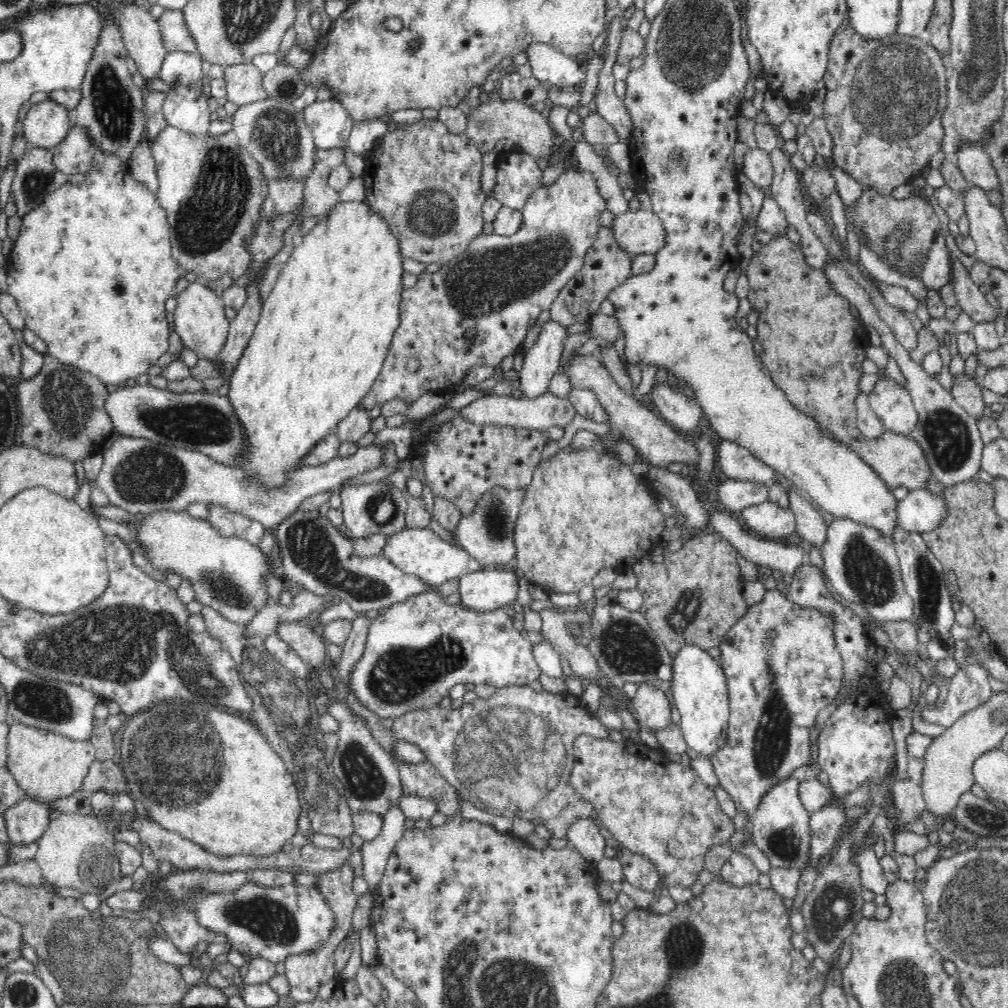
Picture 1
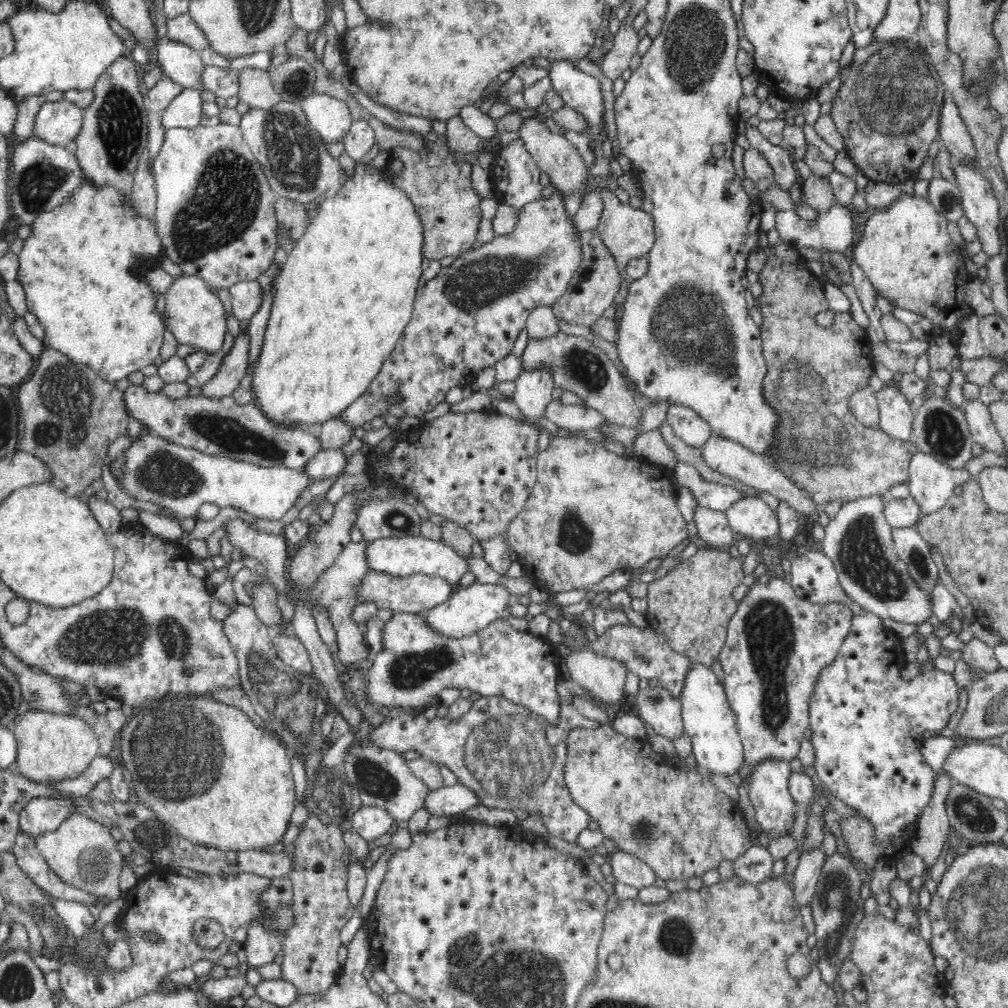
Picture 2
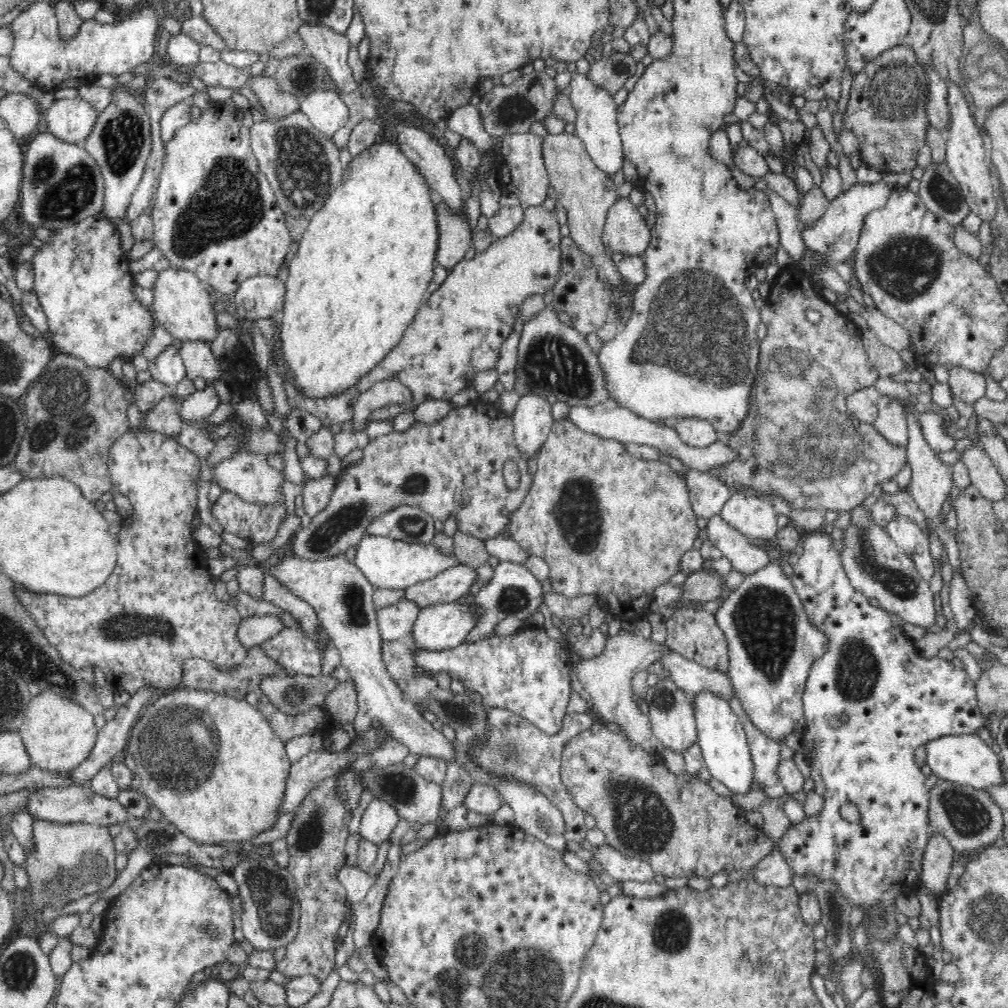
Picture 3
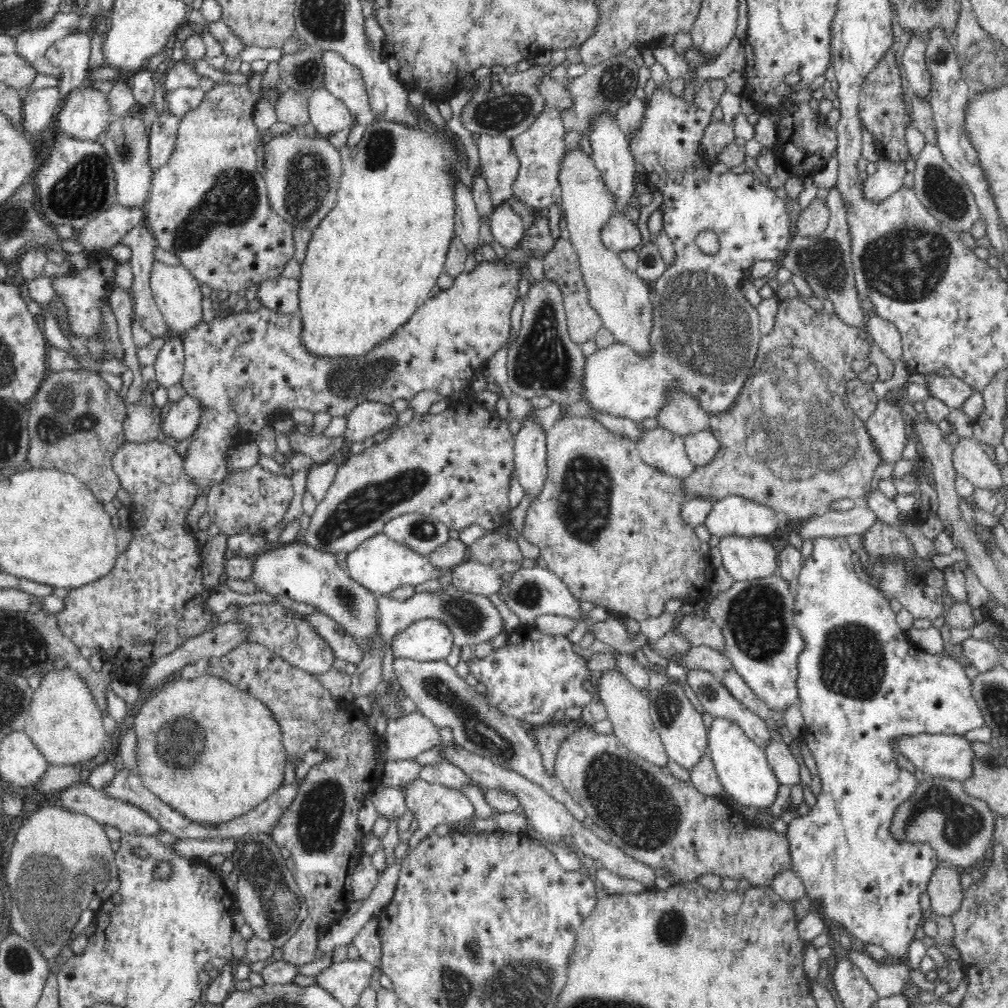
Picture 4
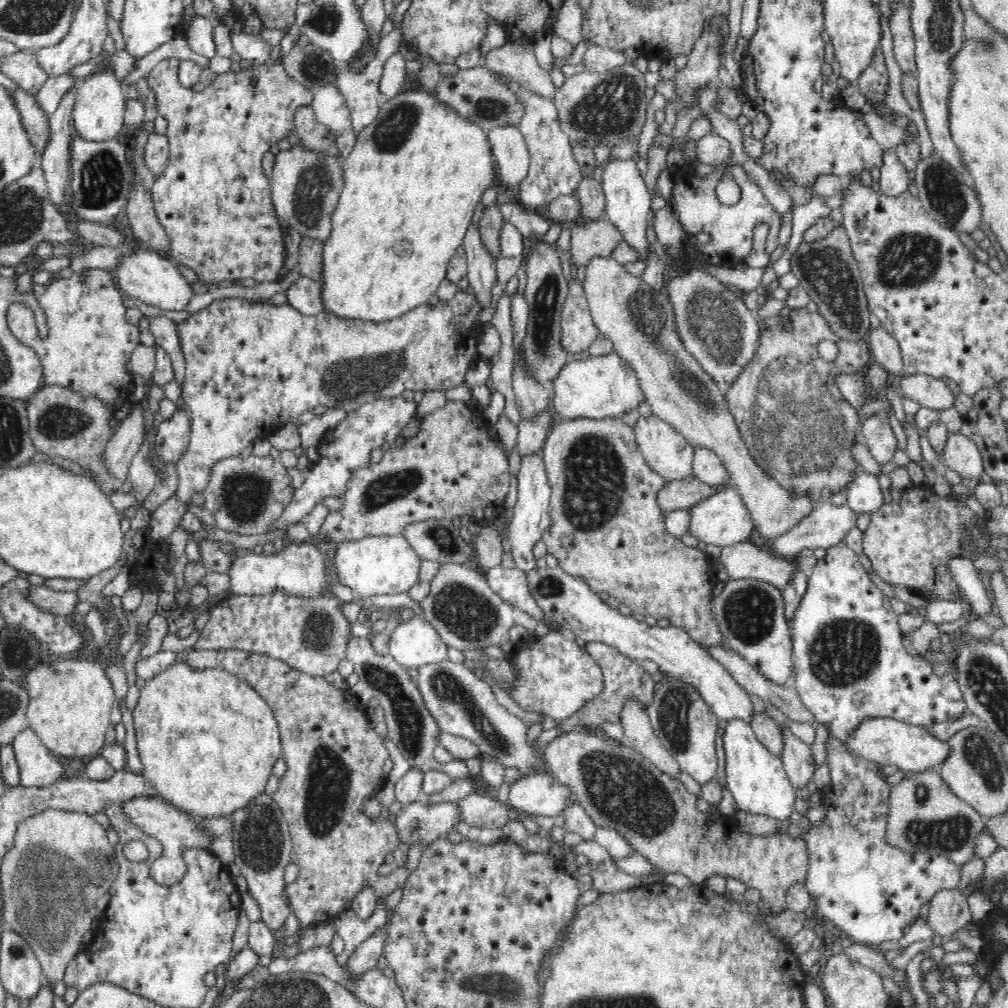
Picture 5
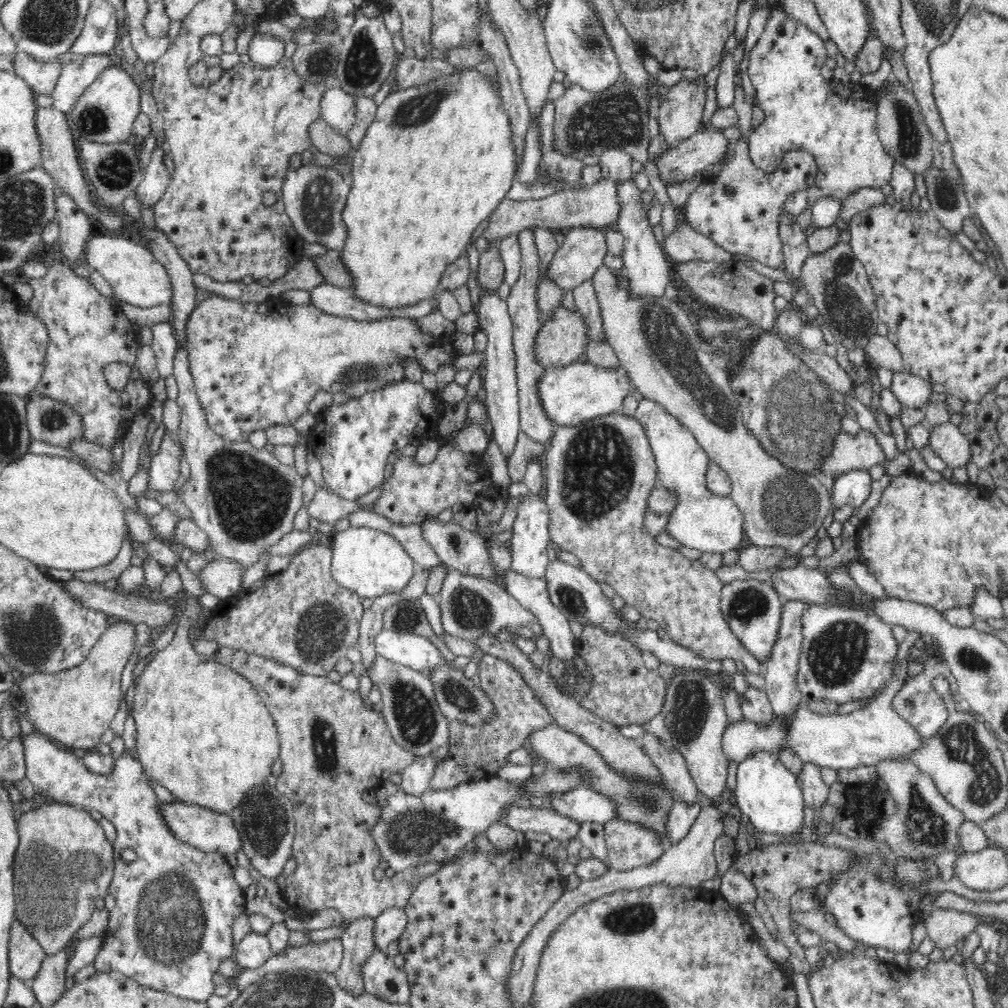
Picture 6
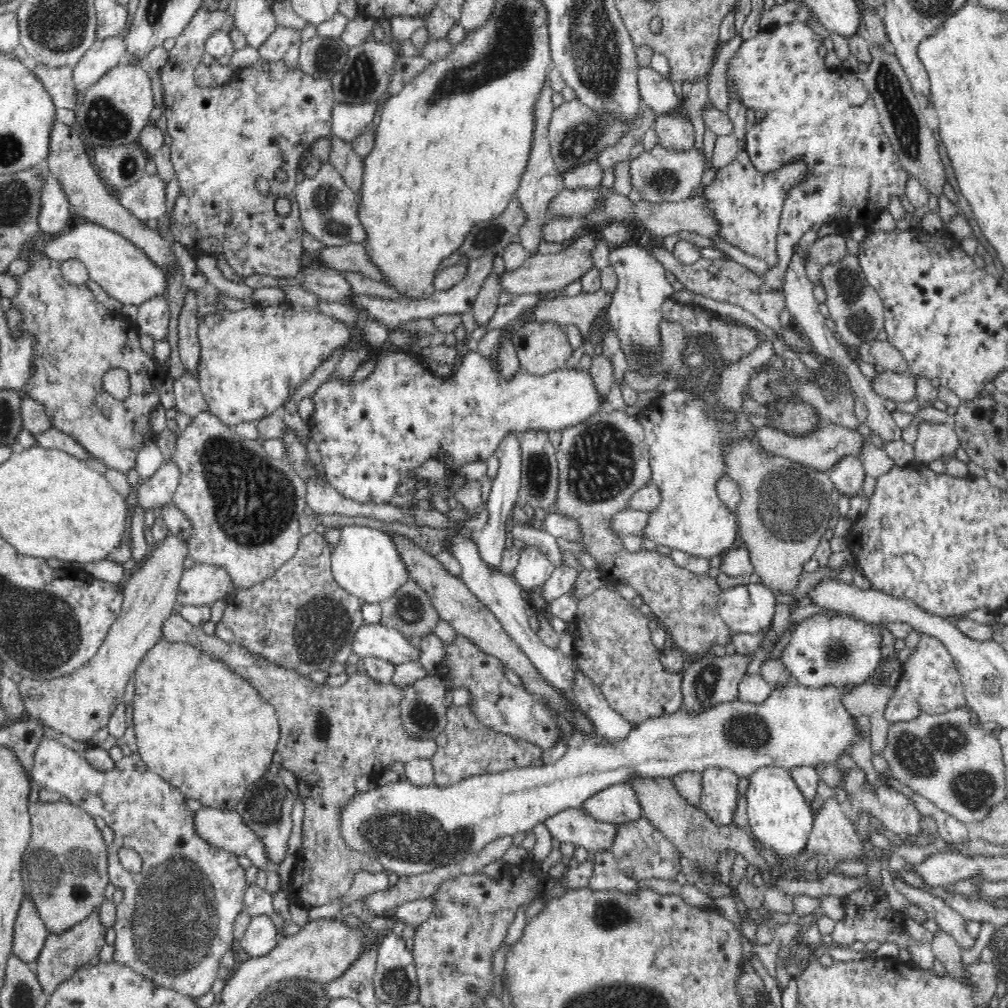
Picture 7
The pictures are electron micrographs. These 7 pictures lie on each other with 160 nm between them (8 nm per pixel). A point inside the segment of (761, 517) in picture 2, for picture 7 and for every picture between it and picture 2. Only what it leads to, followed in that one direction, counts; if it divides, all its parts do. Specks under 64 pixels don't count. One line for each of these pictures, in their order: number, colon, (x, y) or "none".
3: (753, 516)
4: (738, 516)
5: (723, 519)
6: (702, 520)
7: (685, 442)

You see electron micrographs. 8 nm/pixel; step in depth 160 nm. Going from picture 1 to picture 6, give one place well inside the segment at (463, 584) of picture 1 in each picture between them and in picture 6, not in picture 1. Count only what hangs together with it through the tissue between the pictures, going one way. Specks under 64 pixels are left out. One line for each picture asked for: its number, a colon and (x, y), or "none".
2: (469, 609)
3: (441, 626)
4: (424, 640)
5: (414, 643)
6: (407, 649)

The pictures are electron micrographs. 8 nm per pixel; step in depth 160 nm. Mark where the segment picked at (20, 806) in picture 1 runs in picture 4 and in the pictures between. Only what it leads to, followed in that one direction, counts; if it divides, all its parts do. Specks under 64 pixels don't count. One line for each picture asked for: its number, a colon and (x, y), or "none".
2: (43, 814)
3: (76, 803)
4: (84, 799)

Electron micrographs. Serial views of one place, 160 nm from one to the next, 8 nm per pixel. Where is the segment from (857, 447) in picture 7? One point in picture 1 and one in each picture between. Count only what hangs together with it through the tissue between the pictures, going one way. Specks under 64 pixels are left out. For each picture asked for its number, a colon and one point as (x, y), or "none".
1: (893, 404)
2: (896, 417)
3: (891, 423)
4: (887, 426)
5: (878, 436)
6: (851, 453)

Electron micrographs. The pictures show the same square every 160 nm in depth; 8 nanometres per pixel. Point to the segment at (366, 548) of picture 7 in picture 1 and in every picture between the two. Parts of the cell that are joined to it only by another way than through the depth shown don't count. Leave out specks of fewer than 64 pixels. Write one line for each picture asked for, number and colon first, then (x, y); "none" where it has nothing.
1: (417, 551)
2: (400, 556)
3: (387, 563)
4: (381, 564)
5: (384, 564)
6: (370, 562)

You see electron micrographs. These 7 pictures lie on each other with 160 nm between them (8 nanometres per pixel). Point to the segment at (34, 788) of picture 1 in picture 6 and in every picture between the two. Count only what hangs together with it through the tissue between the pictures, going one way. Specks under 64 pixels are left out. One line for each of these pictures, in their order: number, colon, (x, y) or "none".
2: (51, 748)
3: (59, 734)
4: (64, 722)
5: (70, 701)
6: (75, 707)

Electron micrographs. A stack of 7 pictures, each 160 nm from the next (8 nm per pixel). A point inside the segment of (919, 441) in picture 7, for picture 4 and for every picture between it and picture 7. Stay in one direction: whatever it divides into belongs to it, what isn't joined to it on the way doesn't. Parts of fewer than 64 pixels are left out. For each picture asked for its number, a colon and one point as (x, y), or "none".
4: (969, 459)
5: (960, 453)
6: (946, 440)

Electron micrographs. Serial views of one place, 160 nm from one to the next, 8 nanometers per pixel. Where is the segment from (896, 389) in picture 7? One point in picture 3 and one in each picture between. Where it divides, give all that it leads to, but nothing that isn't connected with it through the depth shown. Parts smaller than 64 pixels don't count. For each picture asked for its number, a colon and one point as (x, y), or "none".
3: (965, 385)
4: (952, 391)
5: (927, 391)
6: (913, 391)

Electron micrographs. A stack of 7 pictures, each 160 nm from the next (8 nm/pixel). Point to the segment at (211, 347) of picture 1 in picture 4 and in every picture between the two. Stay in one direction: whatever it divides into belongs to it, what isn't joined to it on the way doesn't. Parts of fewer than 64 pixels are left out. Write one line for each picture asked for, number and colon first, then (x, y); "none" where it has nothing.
2: (194, 313)
3: (182, 305)
4: (176, 292)

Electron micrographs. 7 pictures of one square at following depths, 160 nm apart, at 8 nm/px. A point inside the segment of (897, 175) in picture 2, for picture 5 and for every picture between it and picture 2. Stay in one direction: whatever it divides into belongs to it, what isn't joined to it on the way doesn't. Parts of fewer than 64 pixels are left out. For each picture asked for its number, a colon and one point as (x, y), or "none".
3: (886, 110)
4: (883, 108)
5: (874, 82)

